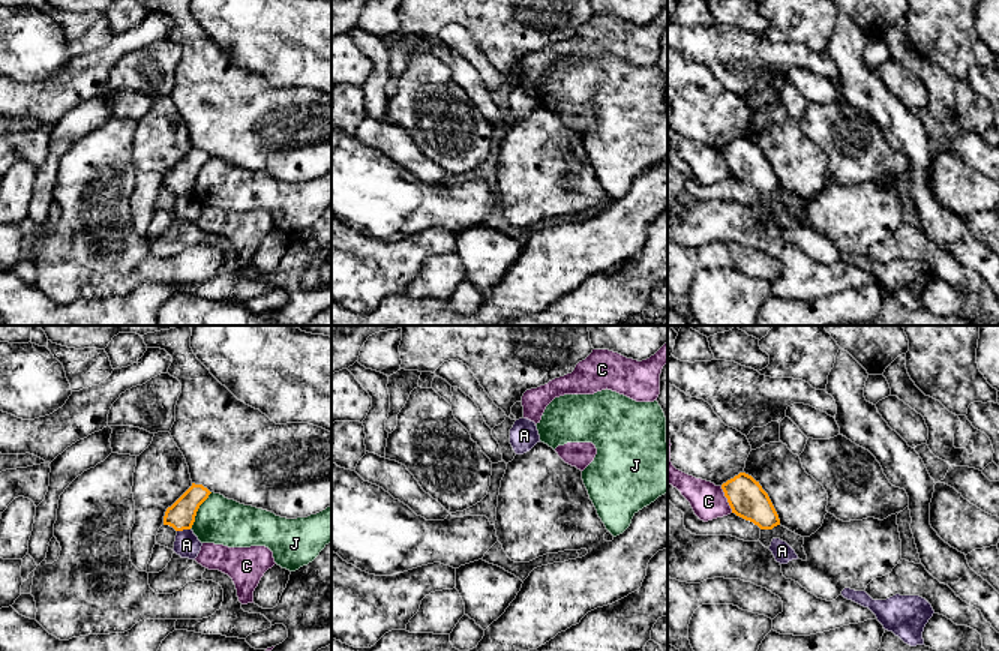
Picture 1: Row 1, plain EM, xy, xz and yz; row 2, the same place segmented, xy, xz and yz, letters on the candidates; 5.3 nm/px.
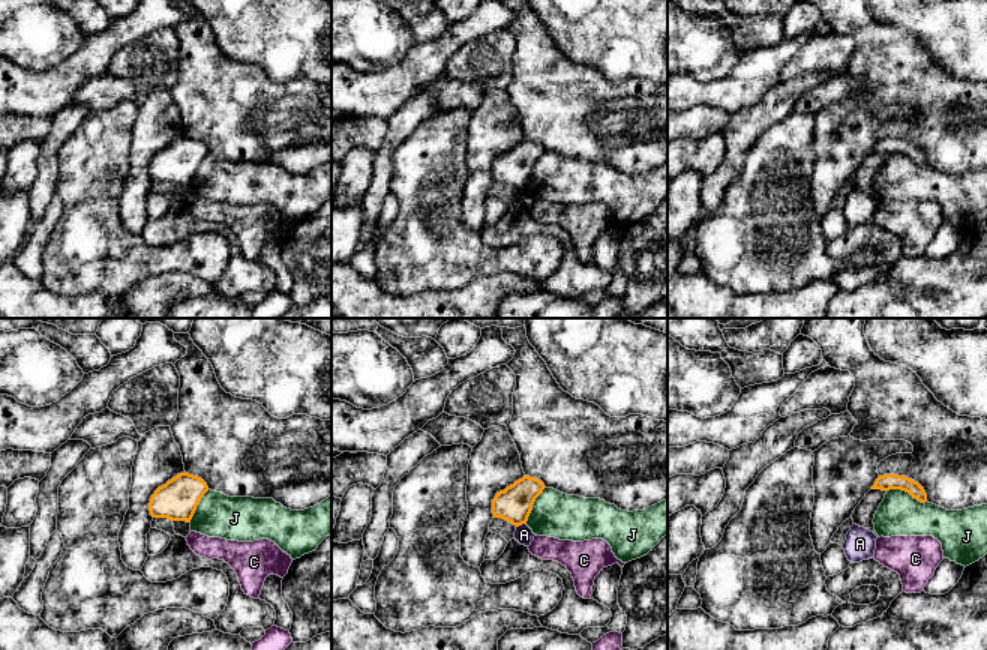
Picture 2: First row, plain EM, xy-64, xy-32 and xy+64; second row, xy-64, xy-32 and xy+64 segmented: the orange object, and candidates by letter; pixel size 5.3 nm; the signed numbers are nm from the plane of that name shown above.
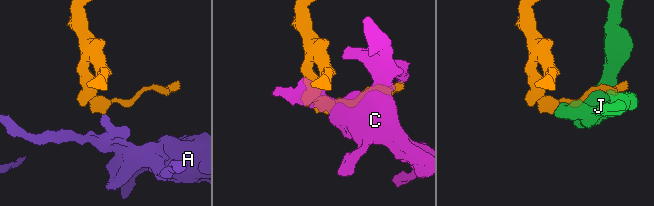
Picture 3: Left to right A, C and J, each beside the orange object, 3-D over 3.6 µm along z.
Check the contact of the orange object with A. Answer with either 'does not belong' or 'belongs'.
does not belong

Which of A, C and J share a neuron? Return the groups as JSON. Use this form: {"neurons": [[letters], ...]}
{"neurons": [["A"], ["C"], ["J"]]}

